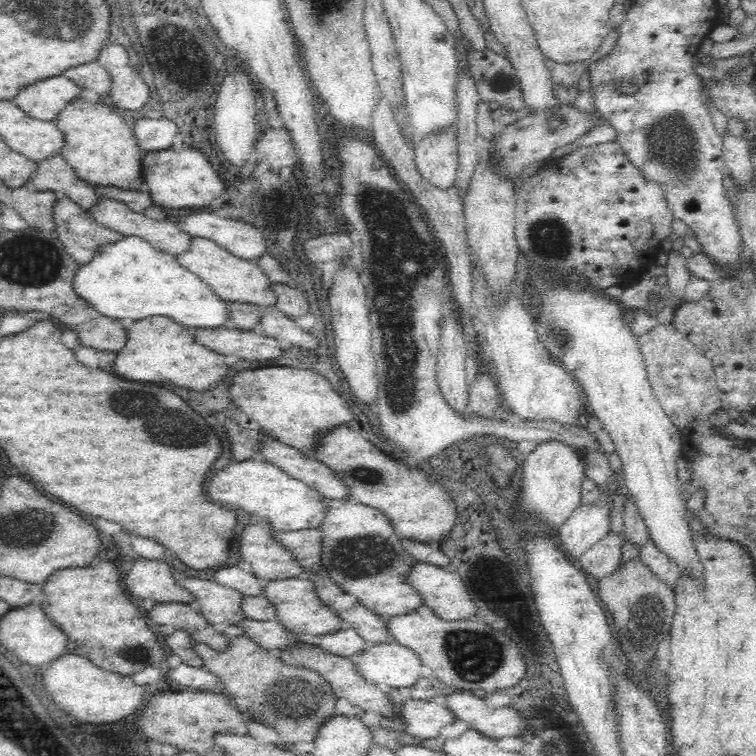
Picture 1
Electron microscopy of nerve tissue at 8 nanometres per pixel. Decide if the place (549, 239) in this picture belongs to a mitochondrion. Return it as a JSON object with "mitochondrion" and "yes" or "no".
{"mitochondrion":"yes"}

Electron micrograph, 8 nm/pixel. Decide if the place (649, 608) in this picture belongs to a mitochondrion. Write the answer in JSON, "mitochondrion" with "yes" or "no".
{"mitochondrion":"yes"}

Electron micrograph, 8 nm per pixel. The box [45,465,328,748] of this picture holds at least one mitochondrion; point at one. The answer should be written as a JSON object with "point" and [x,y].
{"point":[295,697]}

